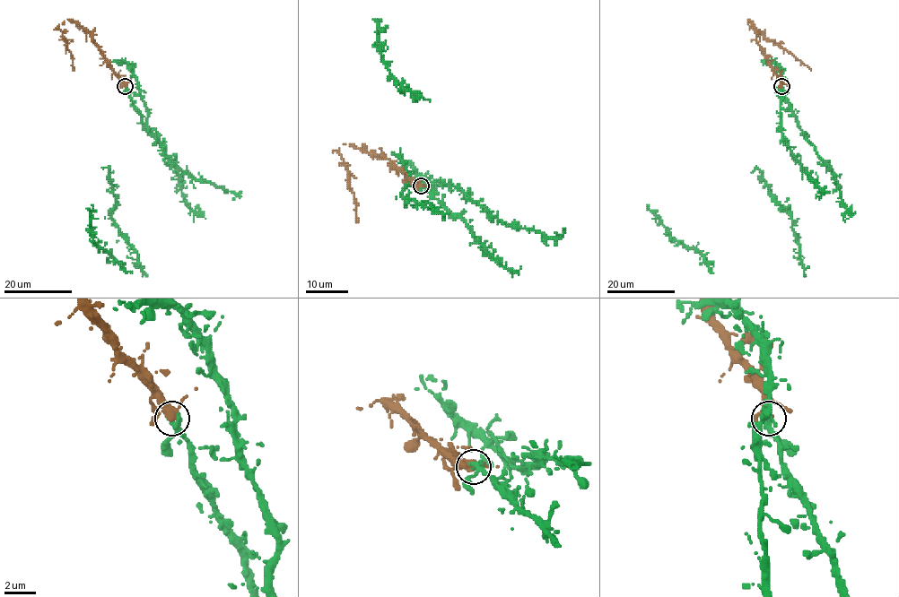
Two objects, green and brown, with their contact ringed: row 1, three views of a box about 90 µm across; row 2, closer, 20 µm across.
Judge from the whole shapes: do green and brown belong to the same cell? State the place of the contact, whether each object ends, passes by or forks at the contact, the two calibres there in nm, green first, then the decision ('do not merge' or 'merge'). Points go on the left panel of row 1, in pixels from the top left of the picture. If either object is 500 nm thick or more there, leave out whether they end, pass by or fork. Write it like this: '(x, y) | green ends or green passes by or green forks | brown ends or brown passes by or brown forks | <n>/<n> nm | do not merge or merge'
(125, 86) | green passes by | brown forks | 280/320 nm | merge

